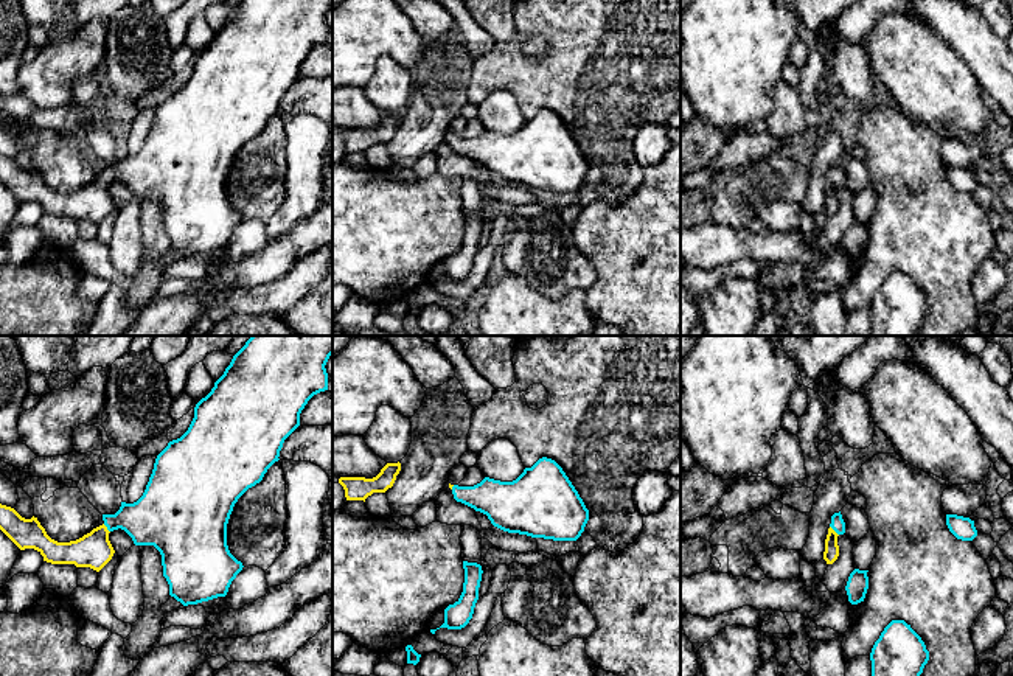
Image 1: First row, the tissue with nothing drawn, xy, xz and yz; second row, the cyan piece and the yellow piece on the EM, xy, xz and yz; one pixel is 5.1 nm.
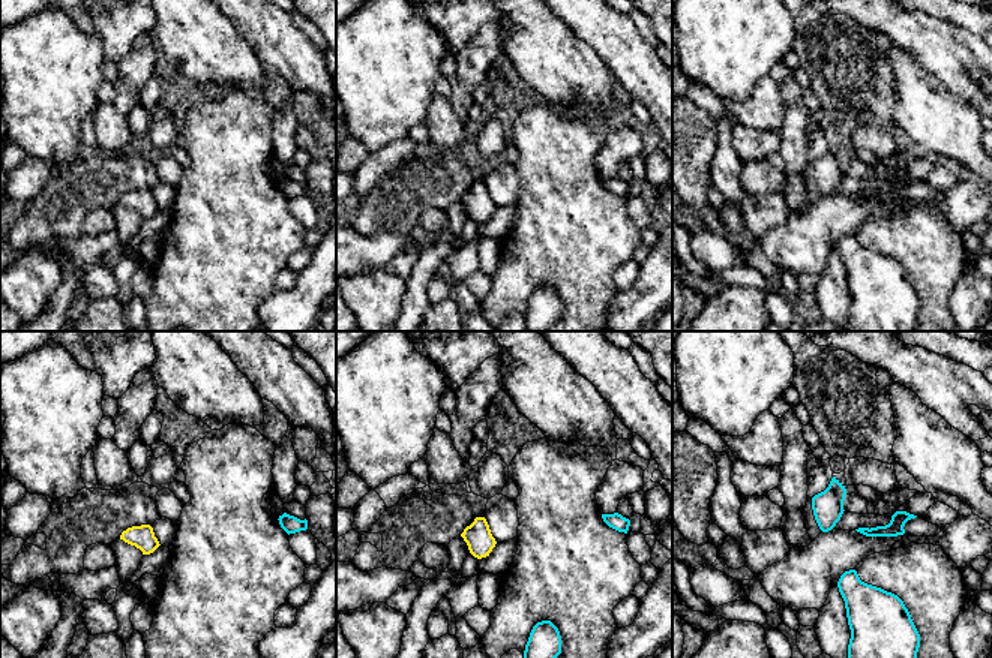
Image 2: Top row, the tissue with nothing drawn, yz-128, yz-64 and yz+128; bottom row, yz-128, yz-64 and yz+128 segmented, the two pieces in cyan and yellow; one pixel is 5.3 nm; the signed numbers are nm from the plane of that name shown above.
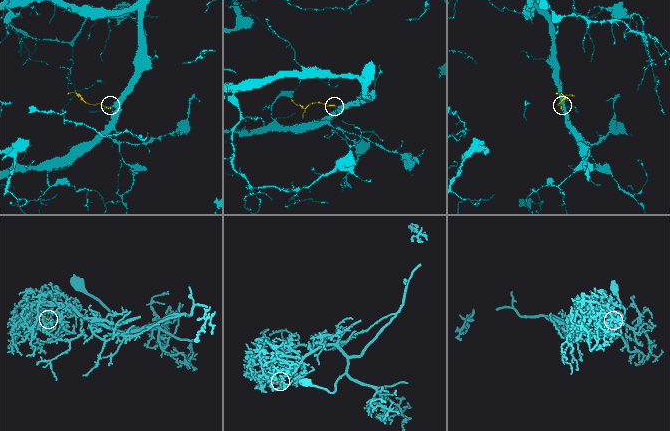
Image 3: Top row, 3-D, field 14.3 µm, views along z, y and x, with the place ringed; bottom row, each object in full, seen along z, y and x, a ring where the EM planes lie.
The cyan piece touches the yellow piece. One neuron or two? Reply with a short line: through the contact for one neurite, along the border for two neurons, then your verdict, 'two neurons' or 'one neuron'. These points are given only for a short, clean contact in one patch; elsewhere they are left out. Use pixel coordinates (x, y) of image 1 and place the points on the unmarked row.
yz (838, 176), (833, 181), (831, 201) | one neuron

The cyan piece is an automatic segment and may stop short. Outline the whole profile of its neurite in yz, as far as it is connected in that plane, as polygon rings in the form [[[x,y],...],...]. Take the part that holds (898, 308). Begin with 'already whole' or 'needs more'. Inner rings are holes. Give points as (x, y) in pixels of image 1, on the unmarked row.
already whole; [[[892,272],[872,305],[872,336],[918,336],[929,312],[921,289],[904,272]]]

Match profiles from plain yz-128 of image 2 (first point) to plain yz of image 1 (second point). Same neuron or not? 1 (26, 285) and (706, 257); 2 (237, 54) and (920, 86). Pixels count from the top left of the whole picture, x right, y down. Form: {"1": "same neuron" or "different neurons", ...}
{"1": "different neurons", "2": "same neuron"}

